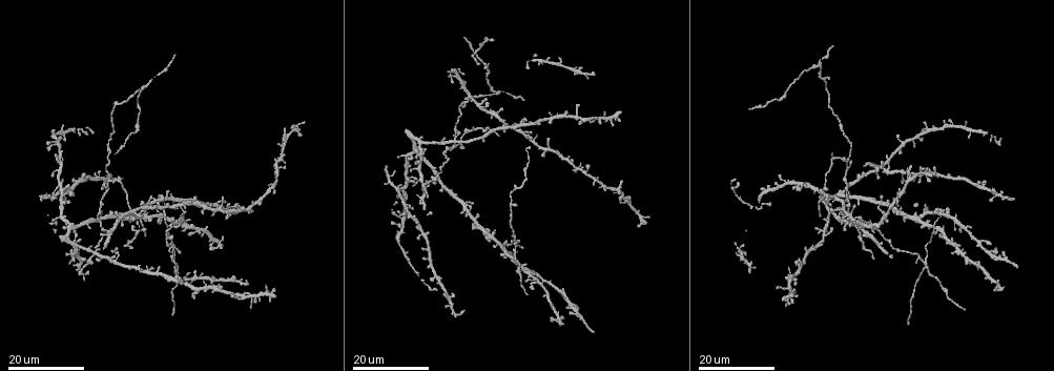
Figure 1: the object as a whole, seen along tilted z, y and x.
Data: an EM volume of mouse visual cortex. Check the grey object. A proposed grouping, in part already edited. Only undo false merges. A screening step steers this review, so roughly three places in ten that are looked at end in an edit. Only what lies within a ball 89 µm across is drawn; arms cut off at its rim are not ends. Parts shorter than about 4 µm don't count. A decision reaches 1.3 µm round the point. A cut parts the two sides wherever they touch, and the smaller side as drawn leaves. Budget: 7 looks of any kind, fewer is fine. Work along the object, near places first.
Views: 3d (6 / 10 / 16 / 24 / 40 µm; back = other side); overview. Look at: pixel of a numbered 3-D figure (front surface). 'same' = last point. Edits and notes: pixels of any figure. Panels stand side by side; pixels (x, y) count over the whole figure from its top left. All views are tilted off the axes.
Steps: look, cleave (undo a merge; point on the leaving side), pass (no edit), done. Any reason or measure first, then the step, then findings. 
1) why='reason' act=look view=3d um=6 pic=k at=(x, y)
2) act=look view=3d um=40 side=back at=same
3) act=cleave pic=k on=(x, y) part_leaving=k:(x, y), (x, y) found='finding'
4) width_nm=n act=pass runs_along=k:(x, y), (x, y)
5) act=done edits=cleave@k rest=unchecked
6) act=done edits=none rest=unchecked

why='four or more arms meet' act=look view=3d um=24 pic=1 at=(641, 220)

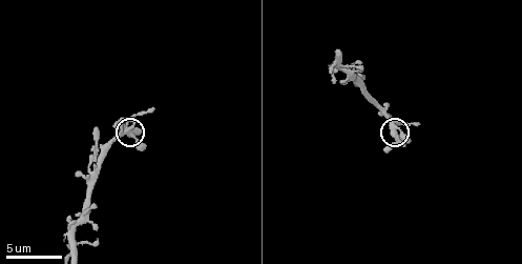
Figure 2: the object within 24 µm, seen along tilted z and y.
act=look view=3d um=10 pic=2 at=(390, 126)

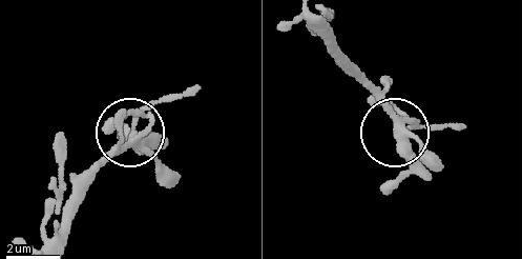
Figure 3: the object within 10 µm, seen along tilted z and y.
act=pass runs_along=3:(314, 30), (364, 79), (388, 115), (405, 163), (394, 188) found='continuous, no second neuron'

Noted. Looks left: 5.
why='four or more arms meet' act=look view=3d um=16 pic=1 at=(195, 229)

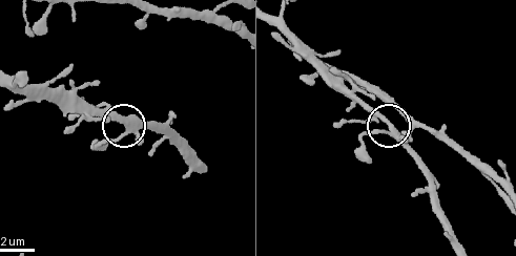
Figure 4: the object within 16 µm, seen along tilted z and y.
act=look view=3d um=6 pic=4 at=(129, 131)

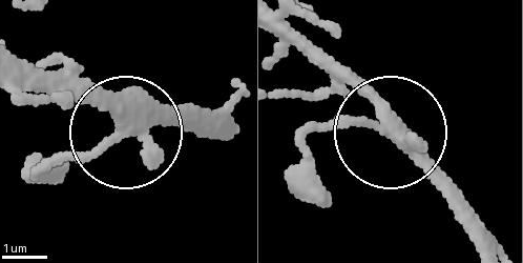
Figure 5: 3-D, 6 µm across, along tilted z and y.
arms=5 act=pass runs_along=5:(285, 18), (340, 64), (389, 128), (297, 135) found='one neuron here'

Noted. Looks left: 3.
why='four-way junction' act=look view=3d um=16 pic=1 at=(172, 249)

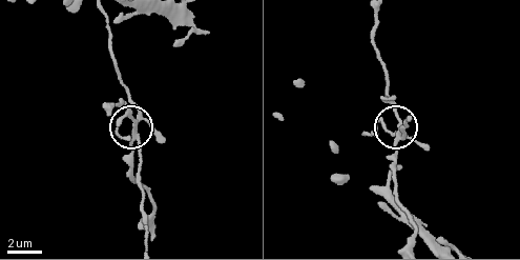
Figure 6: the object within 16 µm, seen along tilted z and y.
why='closer look' act=look view=3d um=10 at=same

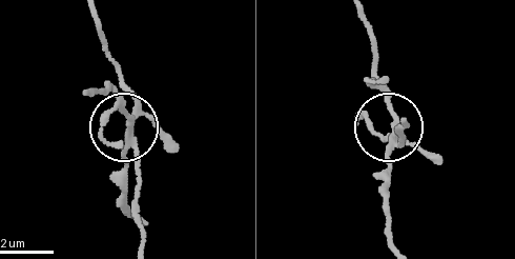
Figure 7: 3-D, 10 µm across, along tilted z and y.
arms=4 act=cleave pic=7 on=(126, 163) part_leaving=7:(131, 134), (121, 94), (109, 85), (104, 94), (93, 92) found='two neurons meet here'

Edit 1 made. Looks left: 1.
act=done edits=cleave@7 rest=unchecked

